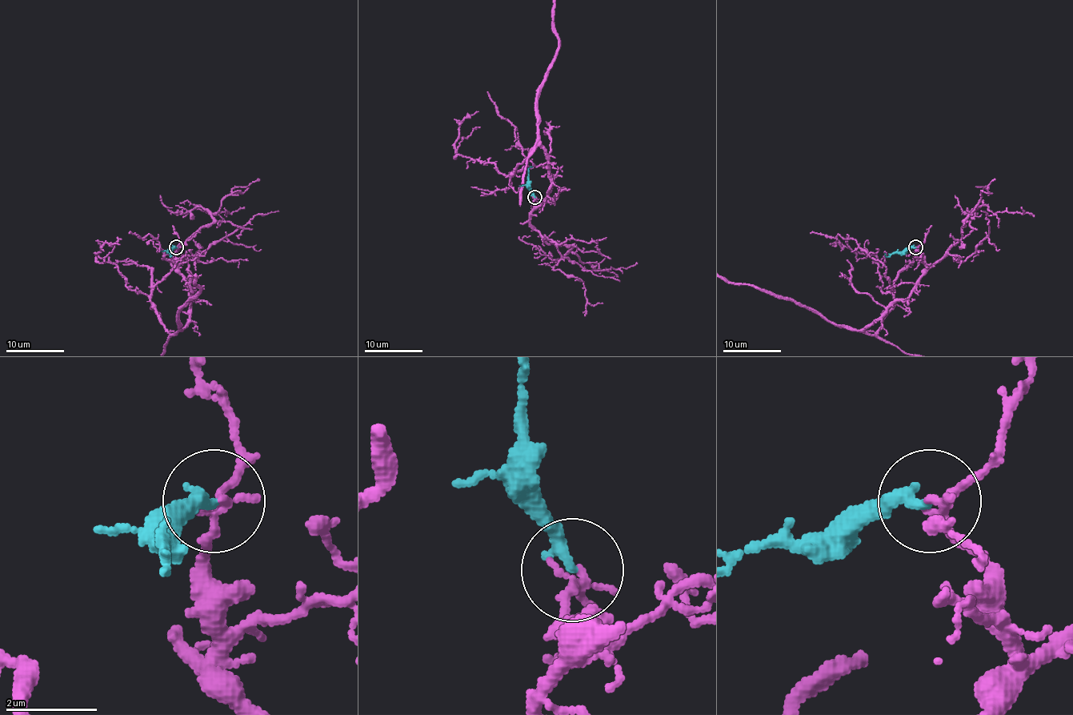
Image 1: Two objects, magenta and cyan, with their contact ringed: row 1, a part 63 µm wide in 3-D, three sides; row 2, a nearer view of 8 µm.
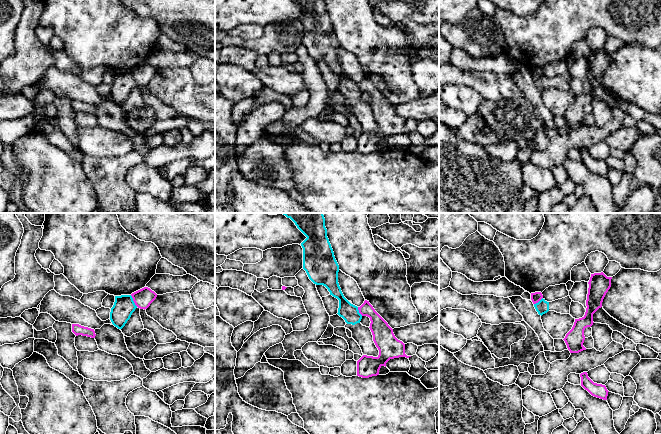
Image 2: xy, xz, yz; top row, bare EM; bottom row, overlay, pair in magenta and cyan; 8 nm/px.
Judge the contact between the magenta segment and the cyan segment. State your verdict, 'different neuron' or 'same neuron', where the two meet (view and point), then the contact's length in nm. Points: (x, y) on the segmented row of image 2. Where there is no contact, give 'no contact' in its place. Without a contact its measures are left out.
different neuron | xy (133, 300) | 110 nm

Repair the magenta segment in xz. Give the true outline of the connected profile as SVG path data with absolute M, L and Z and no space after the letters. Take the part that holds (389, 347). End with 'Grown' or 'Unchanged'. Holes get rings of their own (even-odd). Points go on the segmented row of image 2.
M365 300L364 303L358 307L359 313L362 316L367 316L370 318L370 330L373 335L373 341L376 347L379 350L379 355L377 357L363 355L357 361L357 376L362 378L369 378L372 376L379 375L379 370L382 366L386 367L386 363L390 359L399 358L399 357L406 357L409 358L411 356L407 356L405 354L405 344L398 340L394 333L393 329L388 325L388 323L375 311L373 306L369 303L369 301Z. Unchanged

